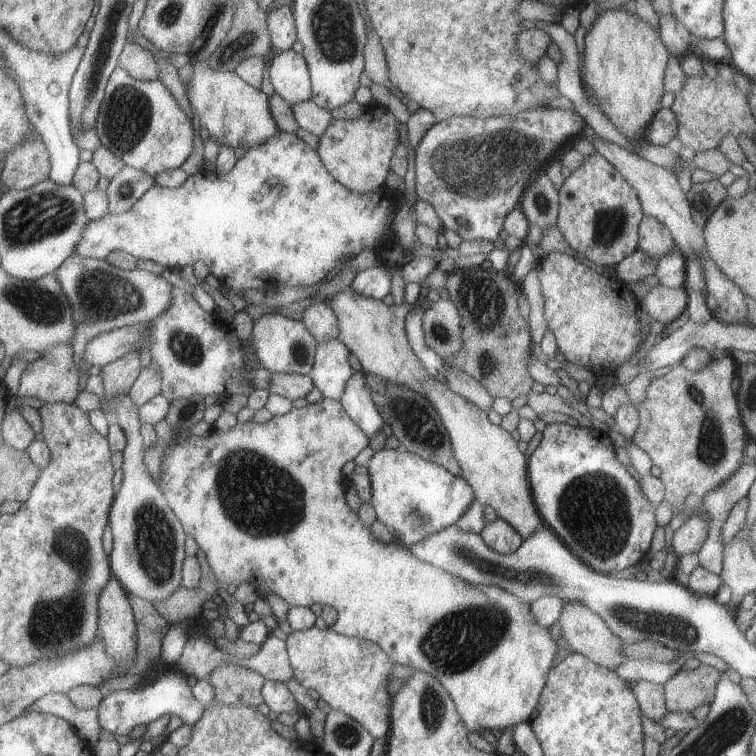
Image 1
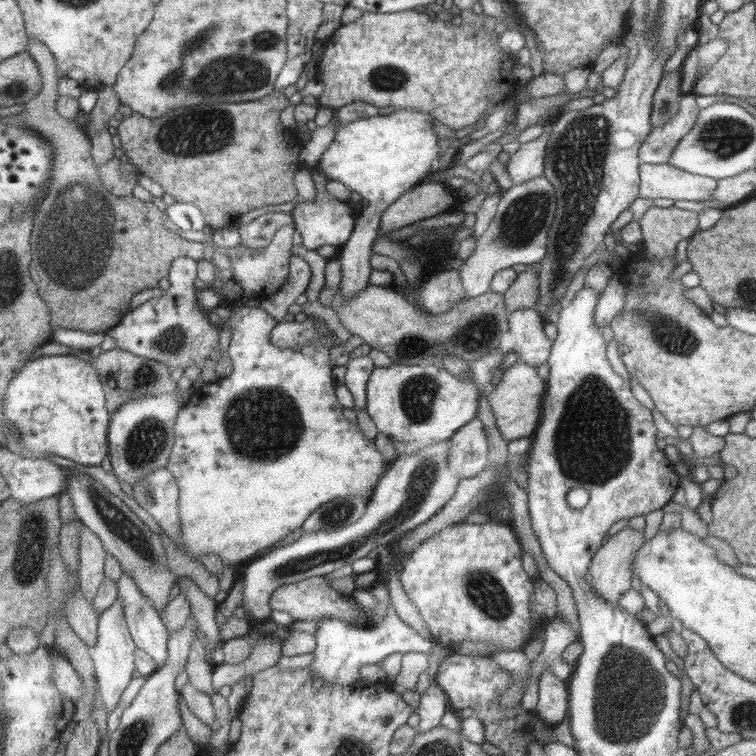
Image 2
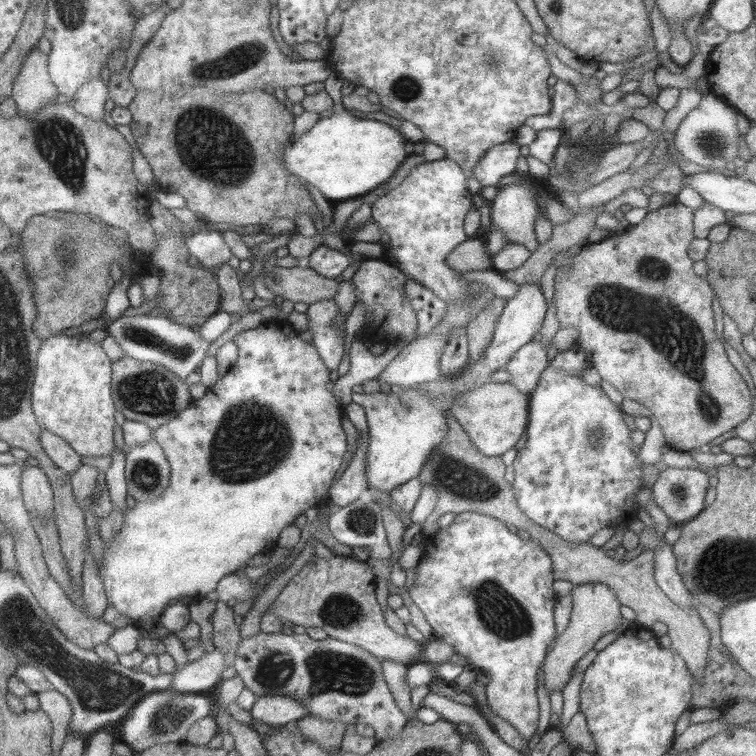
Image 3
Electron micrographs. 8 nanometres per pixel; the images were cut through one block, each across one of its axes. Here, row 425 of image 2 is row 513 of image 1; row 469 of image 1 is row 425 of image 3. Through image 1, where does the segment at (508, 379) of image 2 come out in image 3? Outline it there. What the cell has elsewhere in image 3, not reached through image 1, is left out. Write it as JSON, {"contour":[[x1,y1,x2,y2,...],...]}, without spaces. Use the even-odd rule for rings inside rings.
{"contour":[[488,381,475,386,461,396,457,396,451,403,451,409,452,416,484,456,501,457,516,446,528,427,529,396,521,394,508,382,498,384,498,382]]}

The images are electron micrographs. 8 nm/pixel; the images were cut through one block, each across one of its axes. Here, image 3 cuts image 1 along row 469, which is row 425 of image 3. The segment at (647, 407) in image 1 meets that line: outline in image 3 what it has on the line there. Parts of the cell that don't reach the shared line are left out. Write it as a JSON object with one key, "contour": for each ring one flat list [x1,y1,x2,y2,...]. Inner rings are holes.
{"contour":[[670,202,654,211,648,211,645,218,634,226,626,225,625,228,617,230,610,237,606,237,600,242,589,242,574,257,572,265,558,268,555,276,556,316,560,322,560,328,572,326,578,330,577,346,582,350,590,367,595,368,600,377,613,386,624,399,630,399,640,403,654,420,658,422,666,444,679,449,680,451,690,451,703,444,708,444,722,434,736,429,744,420,749,420,750,413,753,412,753,398,751,398,750,388,746,385,744,378,738,370,730,363,722,341,718,339,714,331,714,310,712,309,713,288,706,277,698,276,694,272,694,261,688,255,688,246,694,240,693,209,679,202]]}

